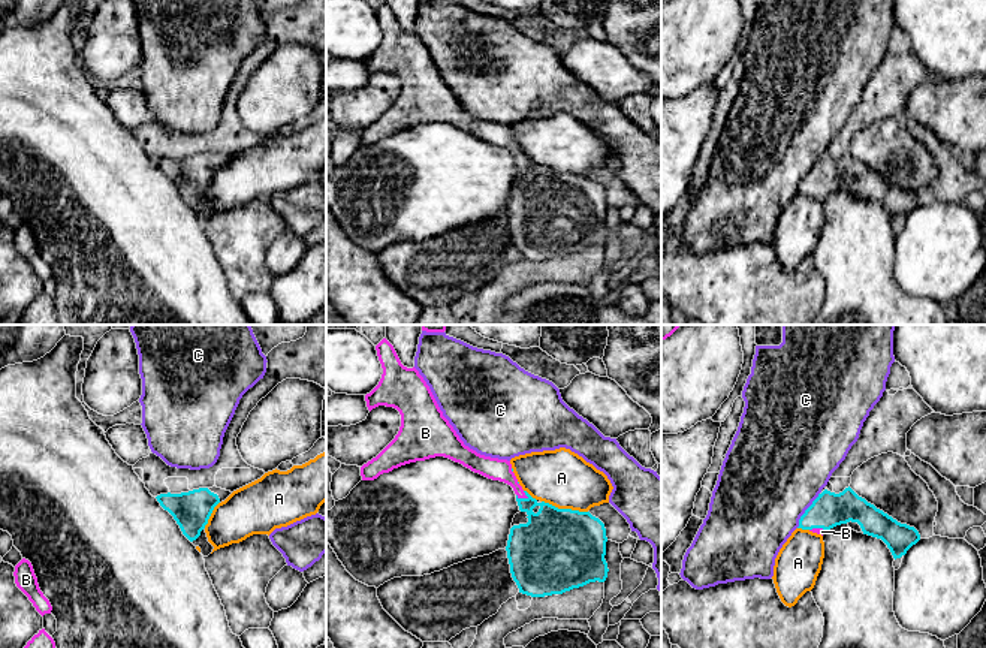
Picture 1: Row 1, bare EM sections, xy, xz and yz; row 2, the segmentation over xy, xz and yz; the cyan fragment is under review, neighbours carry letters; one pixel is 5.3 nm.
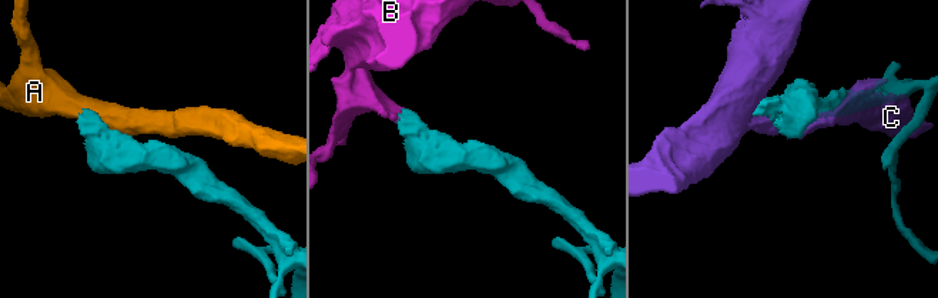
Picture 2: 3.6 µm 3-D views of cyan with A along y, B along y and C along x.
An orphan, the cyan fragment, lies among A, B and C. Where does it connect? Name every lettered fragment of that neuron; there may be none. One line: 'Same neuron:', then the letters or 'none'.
Same neuron: B

